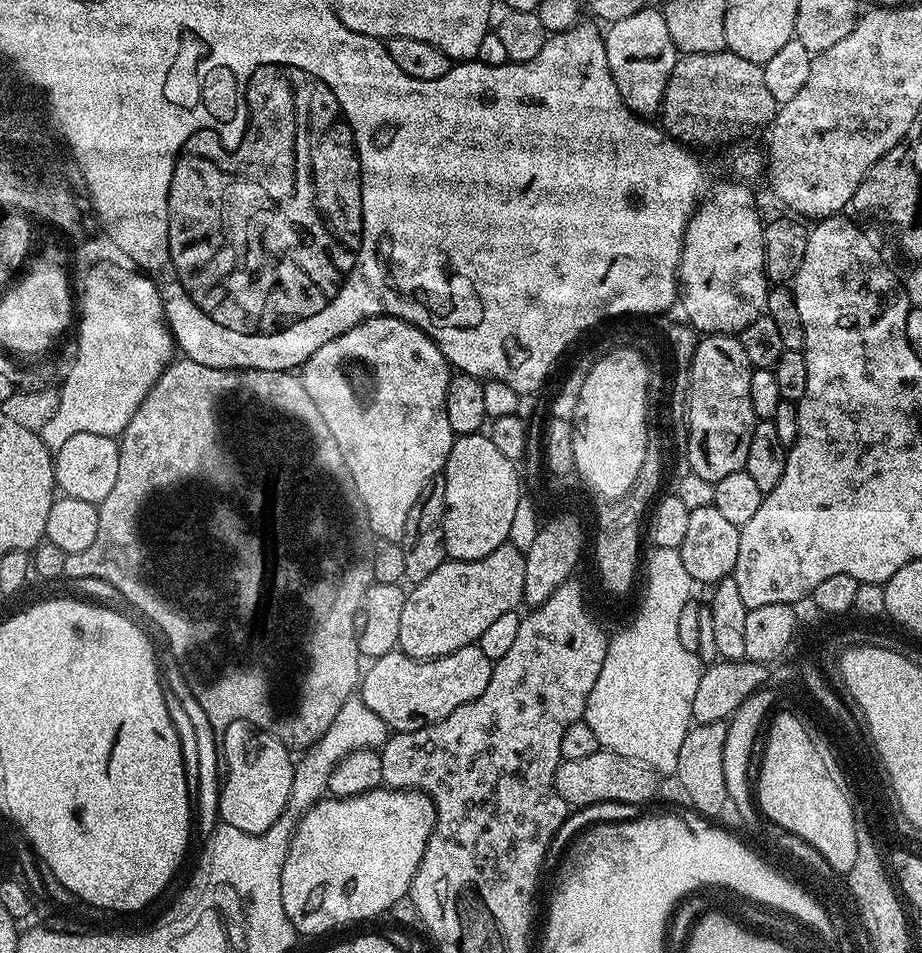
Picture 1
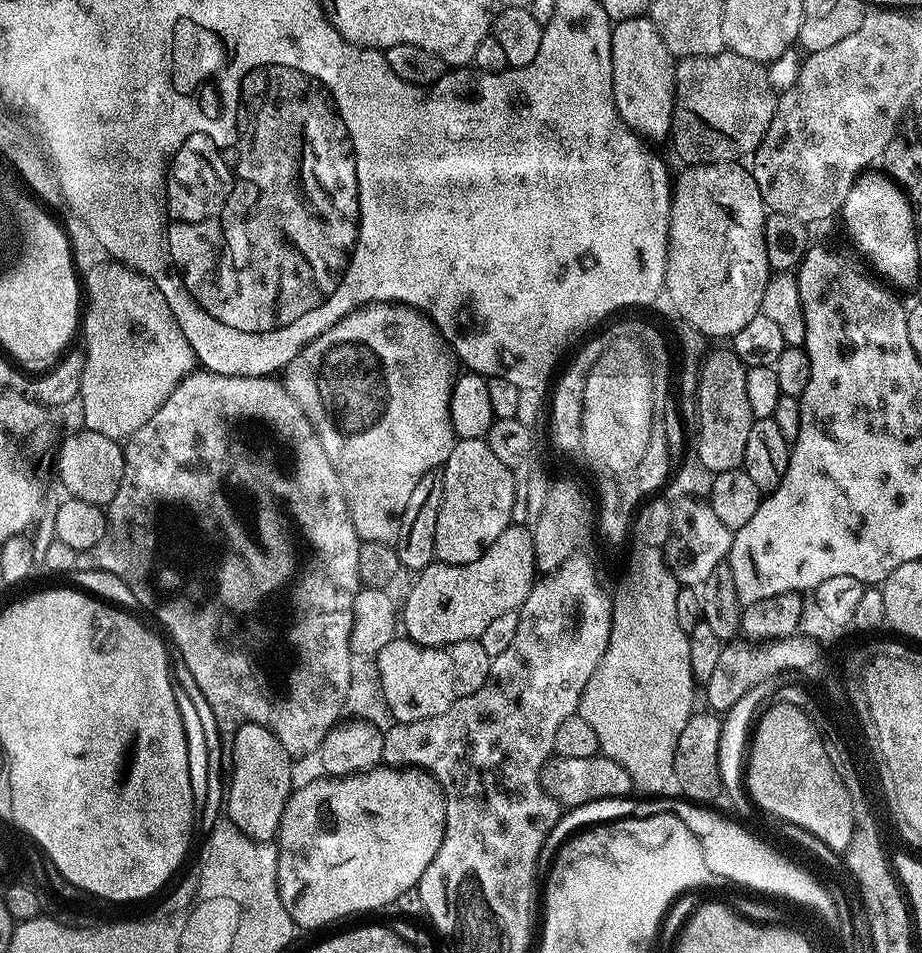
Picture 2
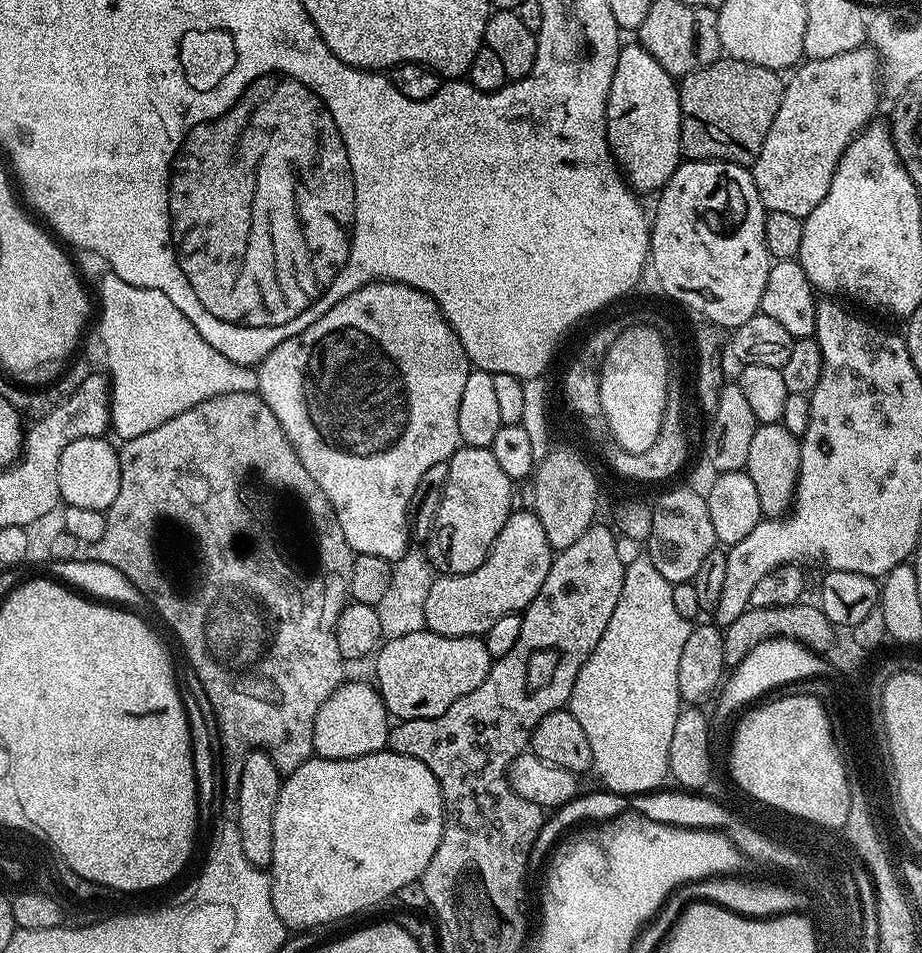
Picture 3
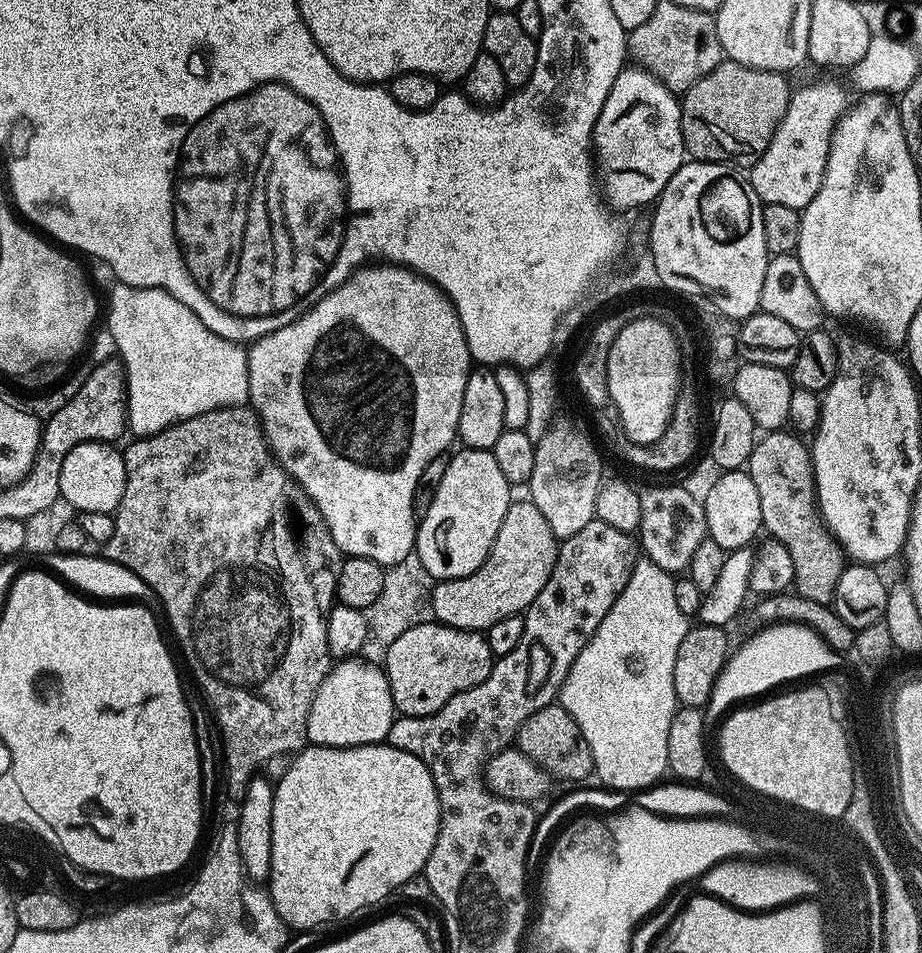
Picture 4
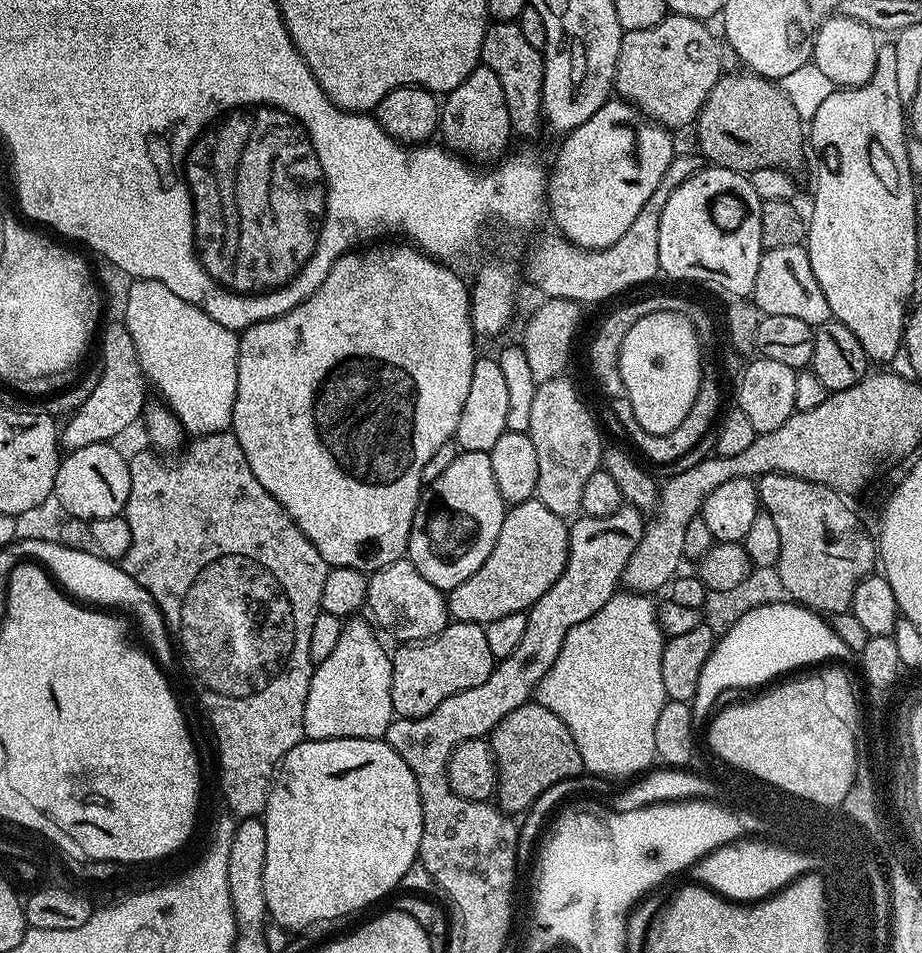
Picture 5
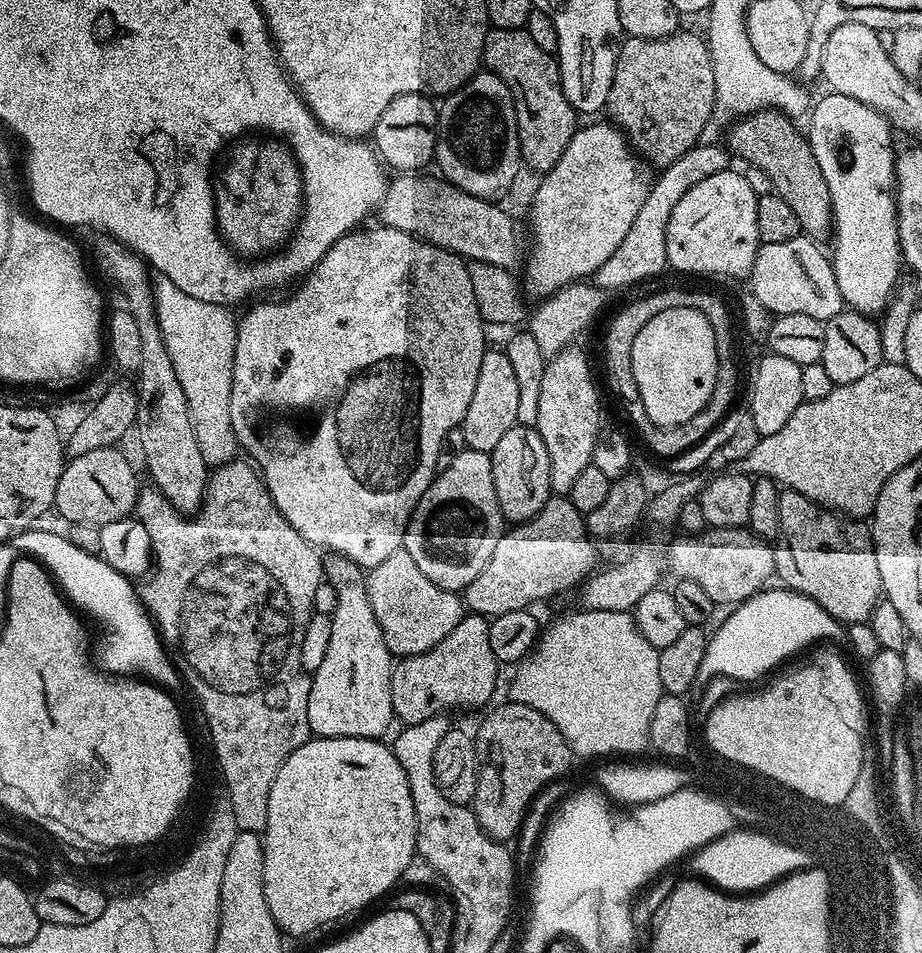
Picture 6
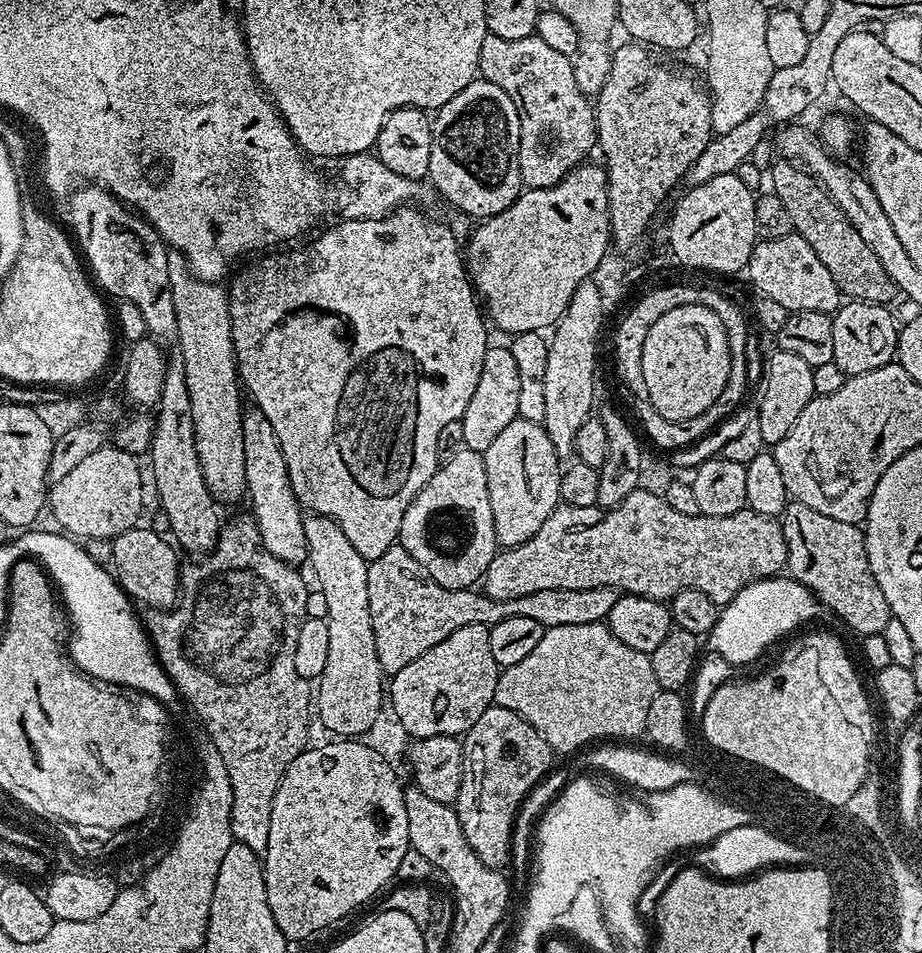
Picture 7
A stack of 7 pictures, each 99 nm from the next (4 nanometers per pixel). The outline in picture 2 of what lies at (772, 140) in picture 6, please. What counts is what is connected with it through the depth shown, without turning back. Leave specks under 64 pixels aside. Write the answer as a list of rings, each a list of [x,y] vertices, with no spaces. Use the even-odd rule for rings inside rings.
[[[727,50],[716,56],[686,56],[676,64],[670,145],[681,165],[740,162],[754,155],[774,122],[778,99],[768,71],[757,60]]]

